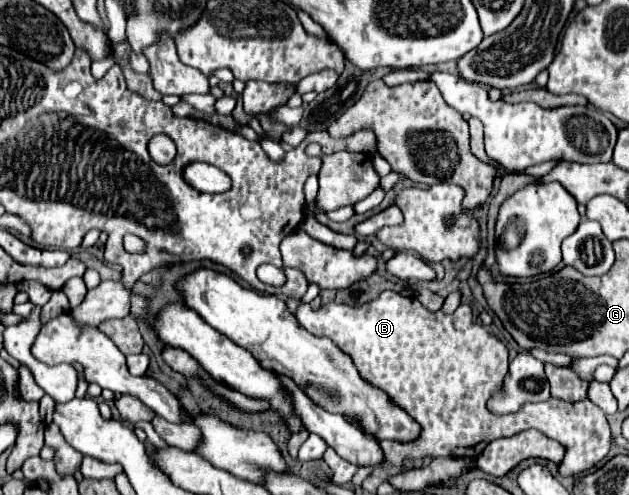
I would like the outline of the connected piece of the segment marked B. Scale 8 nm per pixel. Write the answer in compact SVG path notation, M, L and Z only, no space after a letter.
M384 291L378 299L364 303L360 307L350 305L338 305L330 303L320 307L318 311L312 311L310 305L300 303L296 309L298 323L318 337L330 337L338 349L342 349L346 355L352 357L356 363L356 369L364 381L370 385L382 389L394 405L404 409L420 427L420 435L416 441L400 443L400 441L378 441L384 451L384 461L378 465L382 469L400 469L404 461L424 459L424 457L466 457L474 459L480 455L480 451L486 449L486 445L494 439L512 437L526 429L538 429L550 439L556 439L564 445L566 455L558 465L558 473L562 477L576 477L588 469L592 469L596 463L600 463L608 451L610 451L610 425L604 417L604 413L590 401L578 401L578 403L566 403L556 401L550 397L544 403L532 403L524 405L520 413L496 417L488 411L486 401L490 395L502 385L502 379L506 375L508 367L508 349L506 345L492 333L488 333L482 325L472 321L472 307L460 305L454 313L444 311L428 311L416 297L402 297L396 291Z

